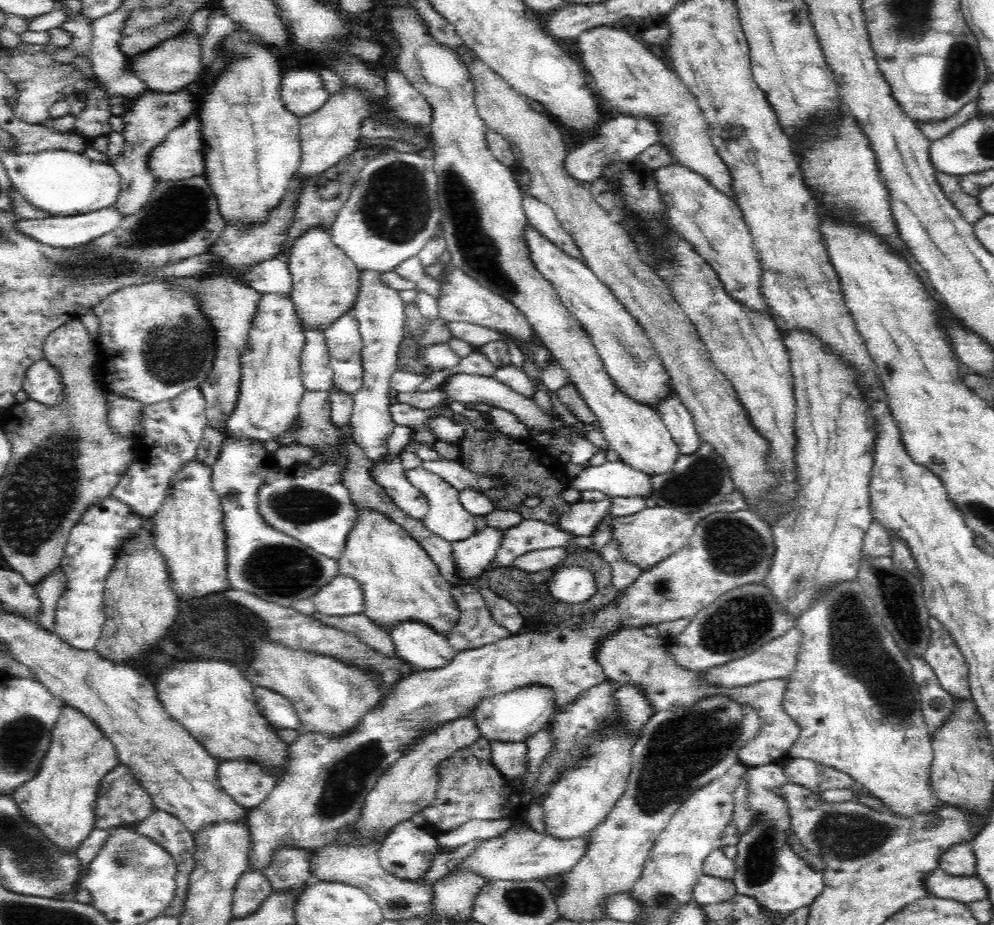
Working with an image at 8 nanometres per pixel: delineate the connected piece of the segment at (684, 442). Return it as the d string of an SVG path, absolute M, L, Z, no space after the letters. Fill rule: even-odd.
M678 396L668 400L658 408L662 418L671 432L672 438L679 446L679 454L682 456L694 456L700 452L703 440L695 429L691 414L680 402Z

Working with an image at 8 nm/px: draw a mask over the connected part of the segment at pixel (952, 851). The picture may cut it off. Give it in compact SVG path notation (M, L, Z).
M964 837L942 849L937 856L937 867L952 876L976 876L976 866L977 856L973 838Z

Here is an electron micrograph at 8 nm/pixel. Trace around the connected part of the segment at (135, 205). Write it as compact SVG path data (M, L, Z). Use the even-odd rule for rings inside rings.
M186 88L178 94L159 94L150 91L150 94L142 96L134 104L134 109L129 114L122 116L126 124L123 130L126 141L122 153L114 161L114 167L122 176L122 194L117 204L113 206L122 219L134 217L144 212L152 199L154 188L161 181L152 170L150 163L154 148L160 146L168 133L182 124L190 113L198 110L197 106L198 104L191 98Z

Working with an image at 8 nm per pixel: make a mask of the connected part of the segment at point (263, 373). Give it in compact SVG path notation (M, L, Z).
M285 294L262 295L250 330L247 350L241 360L238 398L223 428L227 440L235 444L255 442L265 445L293 429L306 392L300 362L305 340L289 297Z

